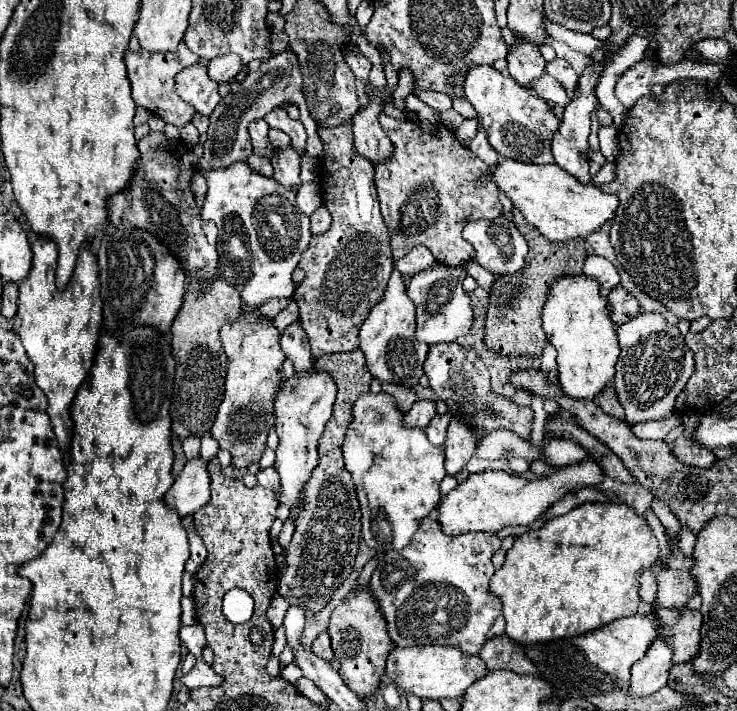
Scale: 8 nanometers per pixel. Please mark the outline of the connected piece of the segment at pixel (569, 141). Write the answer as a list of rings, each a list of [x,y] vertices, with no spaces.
[[[595,52],[591,58],[593,58],[593,68],[585,72],[583,78],[579,78],[579,84],[577,84],[577,90],[575,90],[575,96],[573,100],[565,106],[565,112],[563,112],[563,120],[555,132],[555,138],[553,138],[553,156],[555,156],[555,164],[559,168],[563,168],[565,172],[569,172],[571,176],[575,176],[579,182],[587,184],[591,180],[589,176],[589,156],[587,156],[587,150],[589,150],[589,130],[591,130],[591,112],[595,108],[595,94],[593,94],[593,88],[597,84],[597,72],[601,70],[601,60],[603,60],[605,52]]]

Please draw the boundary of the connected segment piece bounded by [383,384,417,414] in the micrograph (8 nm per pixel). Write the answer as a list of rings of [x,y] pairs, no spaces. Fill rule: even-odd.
[[[385,384],[385,394],[391,394],[395,398],[395,406],[399,408],[401,414],[407,414],[409,408],[413,406],[413,402],[417,400],[415,390],[407,388],[407,386],[399,386],[399,384]]]

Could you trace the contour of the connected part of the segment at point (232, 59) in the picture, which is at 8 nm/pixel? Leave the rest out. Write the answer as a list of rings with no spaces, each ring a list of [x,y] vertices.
[[[223,54],[217,56],[209,62],[207,70],[209,70],[209,78],[215,82],[231,82],[239,72],[241,72],[243,64],[241,58],[235,54]]]

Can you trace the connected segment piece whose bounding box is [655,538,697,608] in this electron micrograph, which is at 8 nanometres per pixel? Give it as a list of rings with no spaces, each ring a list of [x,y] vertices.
[[[671,538],[669,542],[675,548],[675,552],[665,562],[665,570],[657,574],[659,592],[657,592],[655,602],[665,608],[683,608],[687,598],[697,592],[695,578],[691,578],[689,574],[693,560],[691,556],[683,556],[683,552],[679,552],[677,538]]]

